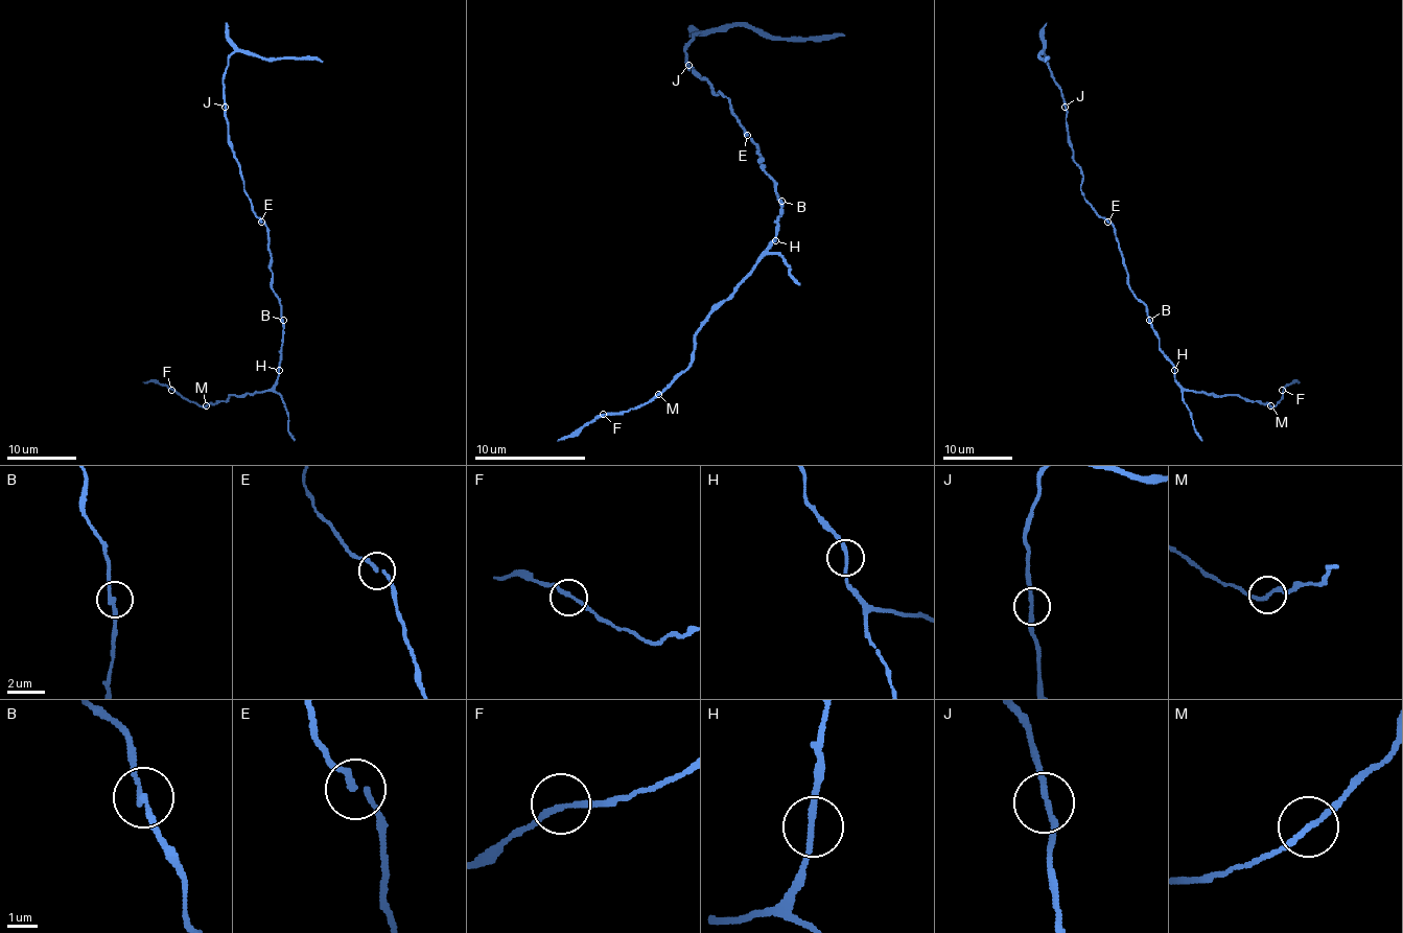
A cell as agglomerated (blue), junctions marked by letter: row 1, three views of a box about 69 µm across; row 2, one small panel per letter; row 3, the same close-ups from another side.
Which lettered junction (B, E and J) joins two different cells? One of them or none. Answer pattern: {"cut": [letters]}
{"cut": []}

